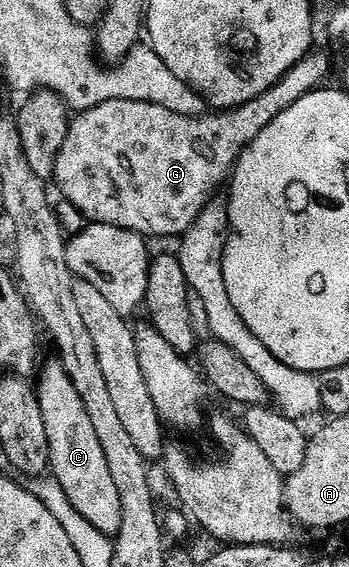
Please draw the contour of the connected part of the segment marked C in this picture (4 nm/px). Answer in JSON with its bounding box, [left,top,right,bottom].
[36,361,122,537]

